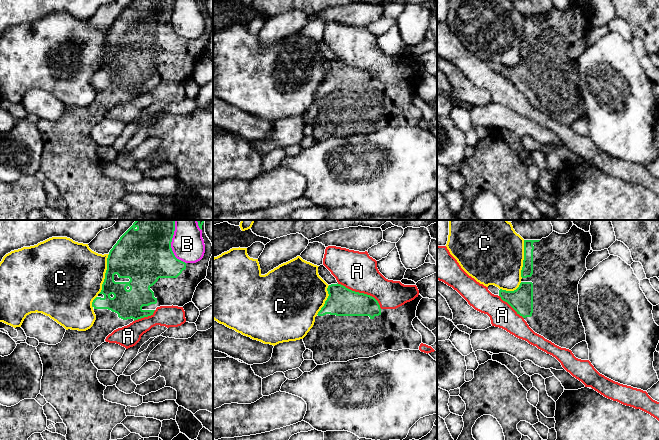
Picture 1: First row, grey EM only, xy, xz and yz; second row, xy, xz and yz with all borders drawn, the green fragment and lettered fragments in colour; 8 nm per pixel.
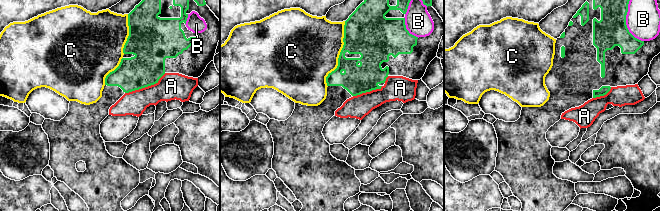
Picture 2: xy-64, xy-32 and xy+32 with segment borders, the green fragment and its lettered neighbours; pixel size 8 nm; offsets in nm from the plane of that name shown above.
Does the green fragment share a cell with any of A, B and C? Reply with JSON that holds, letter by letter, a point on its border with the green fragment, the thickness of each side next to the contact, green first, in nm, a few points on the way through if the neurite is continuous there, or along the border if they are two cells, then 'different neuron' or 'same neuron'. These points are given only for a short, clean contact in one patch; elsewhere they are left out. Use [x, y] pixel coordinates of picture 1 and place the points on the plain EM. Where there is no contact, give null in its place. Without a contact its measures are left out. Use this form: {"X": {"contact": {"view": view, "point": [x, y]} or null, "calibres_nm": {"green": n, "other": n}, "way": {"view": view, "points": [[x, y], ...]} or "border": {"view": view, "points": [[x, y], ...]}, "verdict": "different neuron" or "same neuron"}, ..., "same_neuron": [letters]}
{"A": {"contact": {"view": "xz", "point": [361, 69]}, "calibres_nm": {"green": 220, "other": 320}, "verdict": "different neuron"}, "B": {"contact": {"view": "xy", "point": [170, 21]}, "calibres_nm": {"green": 440, "other": 260}, "verdict": "different neuron"}, "C": {"contact": {"view": "xy", "point": [105, 50]}, "calibres_nm": {"green": 340, "other": 480}, "verdict": "different neuron"}, "same_neuron": []}

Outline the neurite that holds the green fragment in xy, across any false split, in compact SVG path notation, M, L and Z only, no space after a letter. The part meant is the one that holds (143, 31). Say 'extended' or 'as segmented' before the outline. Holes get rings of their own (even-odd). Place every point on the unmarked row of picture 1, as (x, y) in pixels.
extended; M133 0L109 28L102 66L92 78L96 91L93 102L86 107L68 105L60 119L56 121L39 119L36 123L43 140L40 170L56 185L63 196L67 203L65 213L71 220L106 220L111 216L113 204L127 193L126 182L104 175L106 162L97 154L98 145L92 139L91 131L114 106L153 91L157 83L172 81L183 83L192 77L196 63L206 55L209 37L213 31L213 21L205 9L205 0L198 2L202 6L205 20L204 32L196 39L185 39L175 33L171 24L175 0Z

